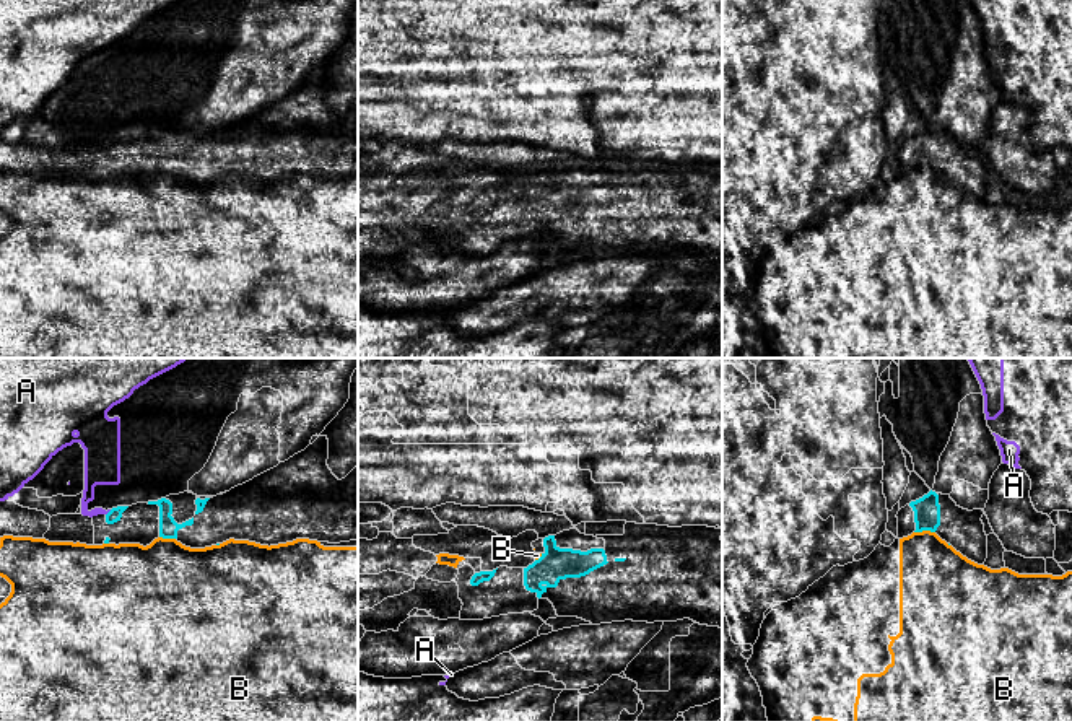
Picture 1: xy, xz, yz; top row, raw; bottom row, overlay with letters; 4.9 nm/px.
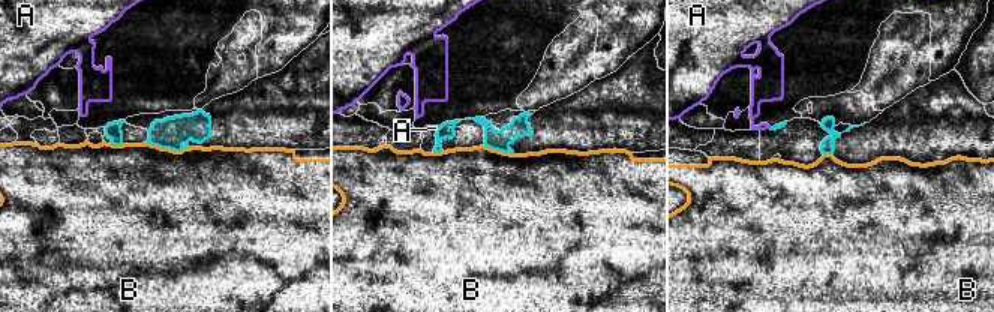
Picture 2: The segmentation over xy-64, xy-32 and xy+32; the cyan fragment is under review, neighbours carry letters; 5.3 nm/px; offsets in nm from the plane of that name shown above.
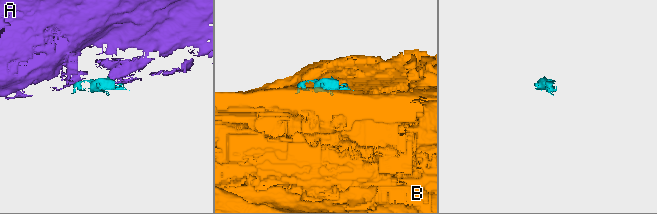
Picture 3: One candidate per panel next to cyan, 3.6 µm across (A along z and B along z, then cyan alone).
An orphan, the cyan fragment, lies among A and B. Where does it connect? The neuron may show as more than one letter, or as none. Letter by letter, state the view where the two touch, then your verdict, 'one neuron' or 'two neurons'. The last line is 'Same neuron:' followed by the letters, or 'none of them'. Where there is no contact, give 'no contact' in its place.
A: contact in xy; two neurons
B: contact in yz; two neurons
Same neuron: none of them

